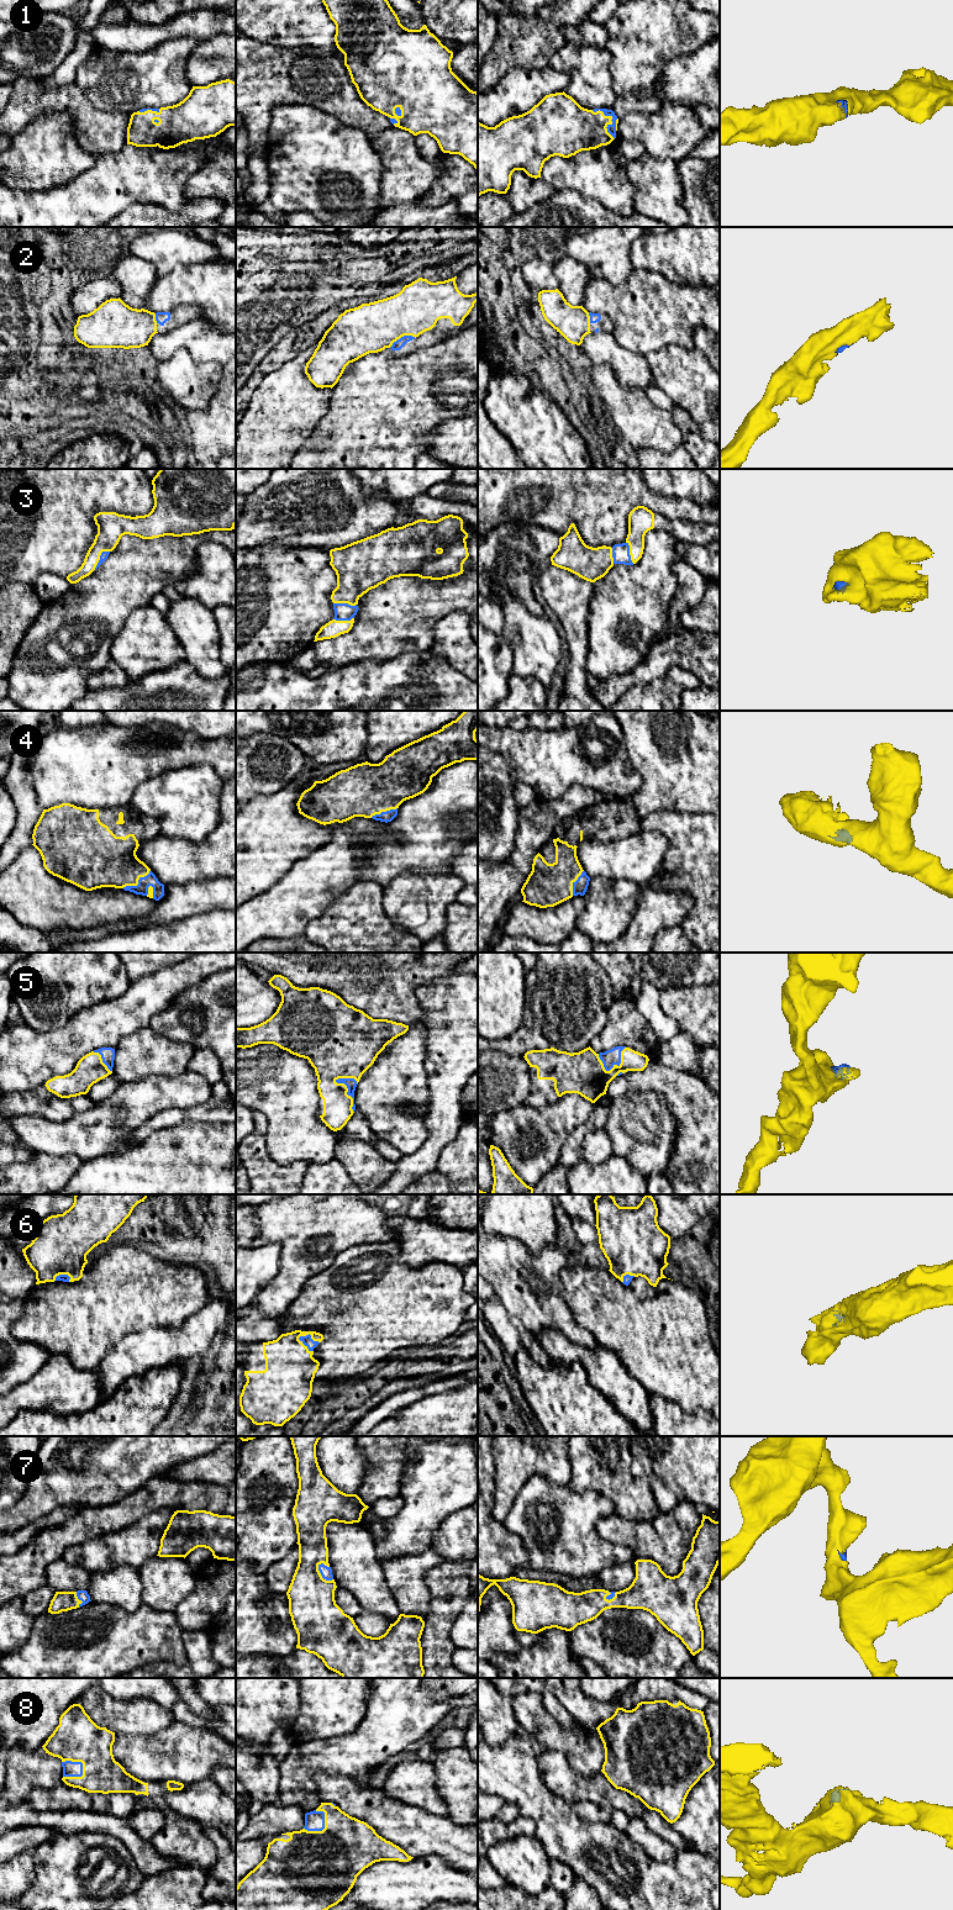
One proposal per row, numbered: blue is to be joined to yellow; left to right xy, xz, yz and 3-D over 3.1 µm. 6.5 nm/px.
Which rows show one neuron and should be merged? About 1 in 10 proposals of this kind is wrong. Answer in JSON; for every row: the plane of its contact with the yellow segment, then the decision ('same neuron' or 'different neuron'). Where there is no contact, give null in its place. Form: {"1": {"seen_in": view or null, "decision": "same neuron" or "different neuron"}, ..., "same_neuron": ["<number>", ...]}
{"1": {"seen_in": "yz", "decision": "same neuron"}, "2": {"seen_in": "xz", "decision": "same neuron"}, "3": {"seen_in": "xy", "decision": "same neuron"}, "4": {"seen_in": "xy", "decision": "same neuron"}, "5": {"seen_in": "xz", "decision": "same neuron"}, "6": {"seen_in": "xz", "decision": "same neuron"}, "7": {"seen_in": "xz", "decision": "same neuron"}, "8": {"seen_in": "xy", "decision": "same neuron"}, "same_neuron": ["1", "2", "3", "4", "5", "6", "7", "8"]}

